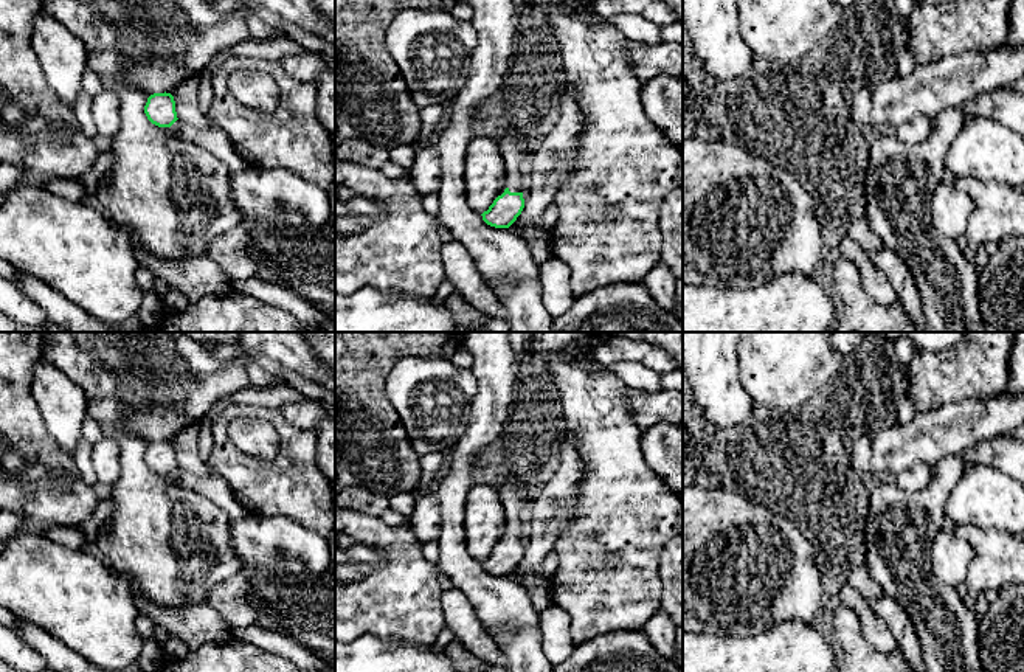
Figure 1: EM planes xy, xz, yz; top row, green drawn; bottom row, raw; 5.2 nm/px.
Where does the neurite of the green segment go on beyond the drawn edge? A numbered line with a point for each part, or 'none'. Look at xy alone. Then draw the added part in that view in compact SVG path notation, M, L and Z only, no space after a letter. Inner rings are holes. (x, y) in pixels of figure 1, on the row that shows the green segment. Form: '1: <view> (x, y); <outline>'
none

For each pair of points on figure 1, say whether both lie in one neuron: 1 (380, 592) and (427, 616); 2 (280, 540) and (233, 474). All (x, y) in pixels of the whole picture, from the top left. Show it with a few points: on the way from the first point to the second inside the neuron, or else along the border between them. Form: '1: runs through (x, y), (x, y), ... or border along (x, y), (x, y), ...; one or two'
1: runs through (391, 592), (416, 615); one
2: border along (249, 511), (258, 516), (284, 516), (298, 523); two

